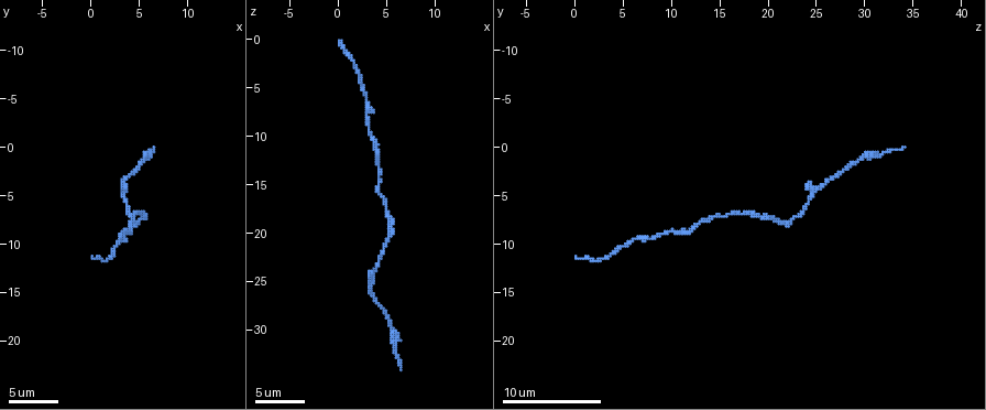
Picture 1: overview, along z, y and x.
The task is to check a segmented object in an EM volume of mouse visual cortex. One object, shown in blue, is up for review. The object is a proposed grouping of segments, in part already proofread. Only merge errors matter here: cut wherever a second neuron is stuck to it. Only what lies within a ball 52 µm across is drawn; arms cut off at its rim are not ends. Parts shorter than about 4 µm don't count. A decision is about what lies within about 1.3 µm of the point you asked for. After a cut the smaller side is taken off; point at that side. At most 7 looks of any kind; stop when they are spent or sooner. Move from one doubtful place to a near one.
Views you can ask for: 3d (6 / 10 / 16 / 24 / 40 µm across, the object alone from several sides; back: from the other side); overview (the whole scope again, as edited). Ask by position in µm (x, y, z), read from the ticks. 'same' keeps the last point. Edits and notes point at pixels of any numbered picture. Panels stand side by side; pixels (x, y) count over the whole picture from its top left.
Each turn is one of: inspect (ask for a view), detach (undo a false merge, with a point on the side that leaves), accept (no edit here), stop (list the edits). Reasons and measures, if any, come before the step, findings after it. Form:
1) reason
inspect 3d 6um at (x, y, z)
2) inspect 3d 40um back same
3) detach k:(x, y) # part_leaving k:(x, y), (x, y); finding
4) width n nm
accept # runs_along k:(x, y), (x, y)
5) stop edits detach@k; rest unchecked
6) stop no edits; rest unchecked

sudden change in width
inspect 3d 10um at (3.4, 4.0, 25.6)

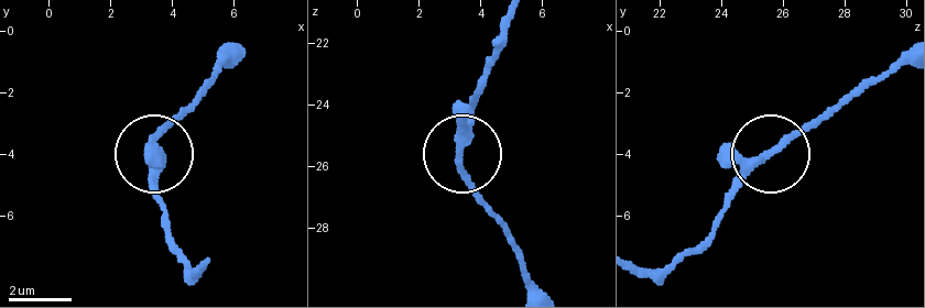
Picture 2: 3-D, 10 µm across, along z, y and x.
accept # all the same neuron

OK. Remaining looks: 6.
calibre changes
inspect 3d 6um at (4.0, 7.6, 22.6)

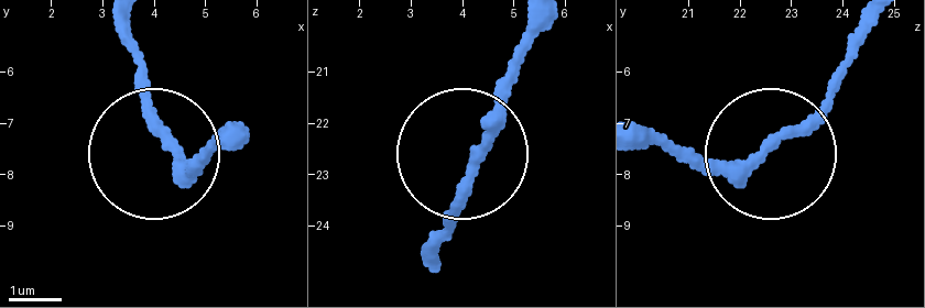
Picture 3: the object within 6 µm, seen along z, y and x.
inspect 3d 6um back at (4.35, 7.35, 22.60)

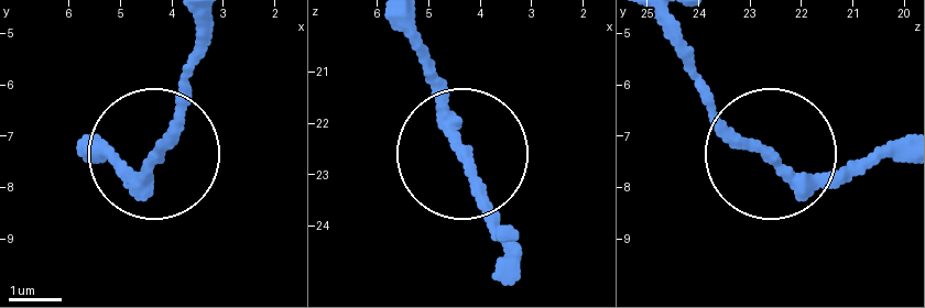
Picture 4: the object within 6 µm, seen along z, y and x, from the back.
accept # runs_along 4:(108, 144), (133, 171), (155, 157), (199, 43); one neuron here

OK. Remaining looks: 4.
sudden change in width
inspect 3d 16um at (5.4, 1.6, 29.2)

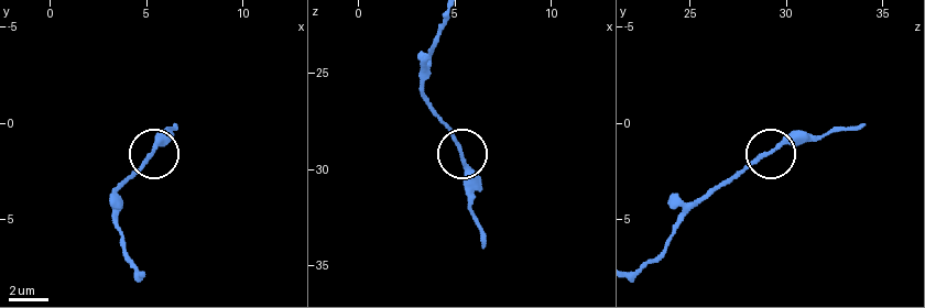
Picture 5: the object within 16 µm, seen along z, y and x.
inspect 3d 16um back at (5.3, 1.5, 29.3)

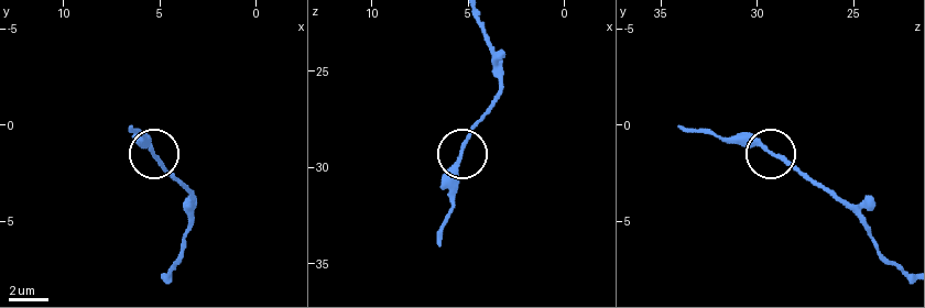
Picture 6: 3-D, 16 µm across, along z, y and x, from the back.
accept # runs_along 6:(903, 270), (829, 194), (760, 147), (713, 134); continuous, no second neuron

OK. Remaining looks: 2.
thick turns thin
inspect 3d 16um at (3.6, 8.6, 10.2)

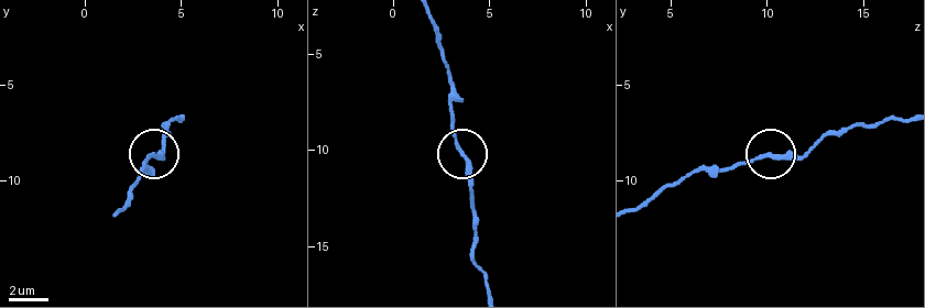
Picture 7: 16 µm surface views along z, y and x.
accept # runs_along 7:(906, 121), (848, 125), (793, 155), (763, 155), (711, 171); continuous, no second neuron

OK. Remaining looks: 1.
stop no edits; rest unchecked

